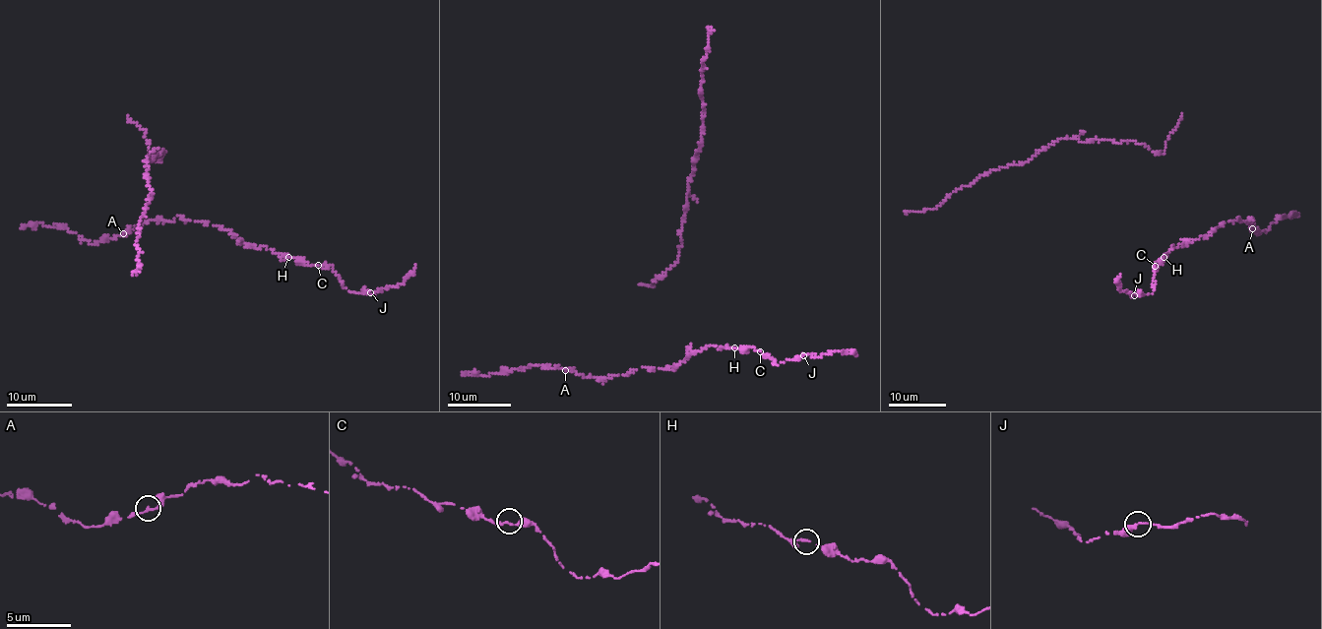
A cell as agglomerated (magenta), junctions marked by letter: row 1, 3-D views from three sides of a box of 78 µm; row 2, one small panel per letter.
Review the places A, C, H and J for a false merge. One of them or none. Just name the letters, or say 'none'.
none

